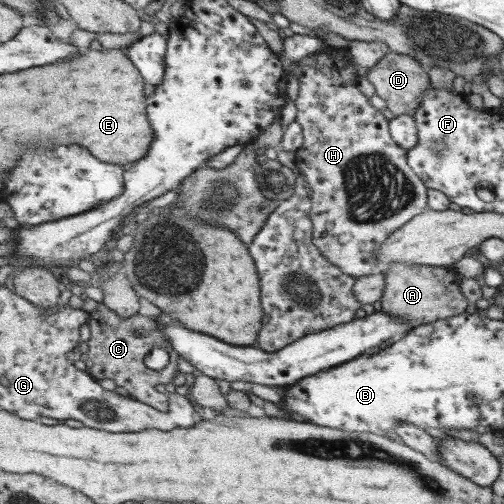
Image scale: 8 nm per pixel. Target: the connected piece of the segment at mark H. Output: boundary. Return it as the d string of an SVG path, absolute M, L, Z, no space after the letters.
M326 46L322 51L314 52L299 62L302 67L301 91L297 98L296 106L298 108L297 120L302 125L303 144L302 149L298 150L298 170L300 175L305 176L309 181L309 187L312 192L312 221L313 221L313 242L318 249L330 260L333 261L342 272L349 273L352 276L363 277L376 272L377 253L376 250L380 243L386 240L398 228L404 226L415 216L422 214L428 209L428 187L419 179L419 176L407 164L407 151L396 144L389 131L389 120L381 110L376 109L370 99L360 90L358 90L357 79L354 65L350 64L347 52L342 49L331 49Z

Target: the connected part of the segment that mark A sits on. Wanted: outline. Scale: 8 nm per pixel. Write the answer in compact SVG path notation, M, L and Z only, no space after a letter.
M391 262L391 267L384 273L386 286L384 288L380 308L382 312L388 312L390 316L405 318L411 326L420 326L437 320L447 319L465 312L469 307L469 301L460 292L458 283L460 279L455 267L446 266L420 266L419 264L406 264L405 262Z

